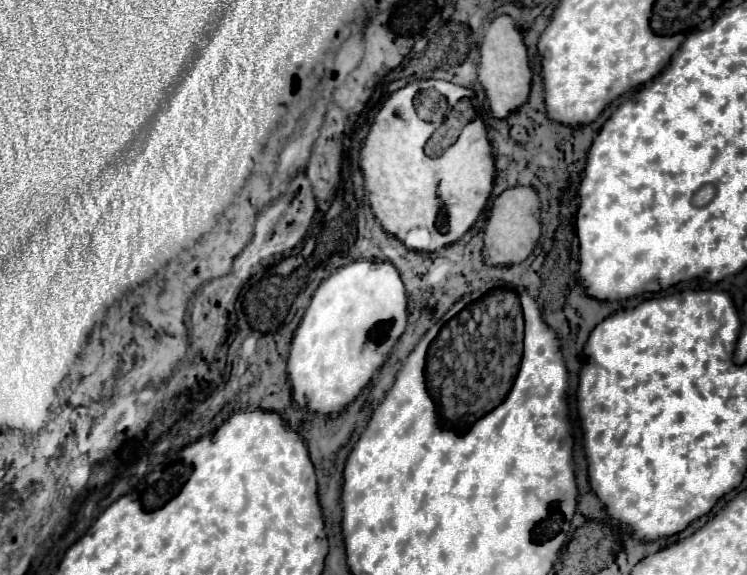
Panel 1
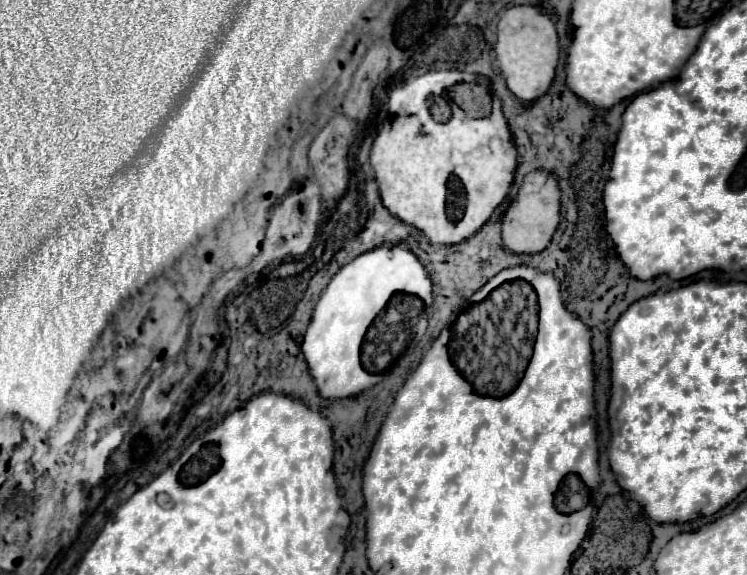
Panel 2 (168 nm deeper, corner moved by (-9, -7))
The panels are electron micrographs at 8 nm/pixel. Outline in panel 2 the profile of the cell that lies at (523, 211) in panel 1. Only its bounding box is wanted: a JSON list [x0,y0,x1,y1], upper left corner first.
[502,170,560,254]

